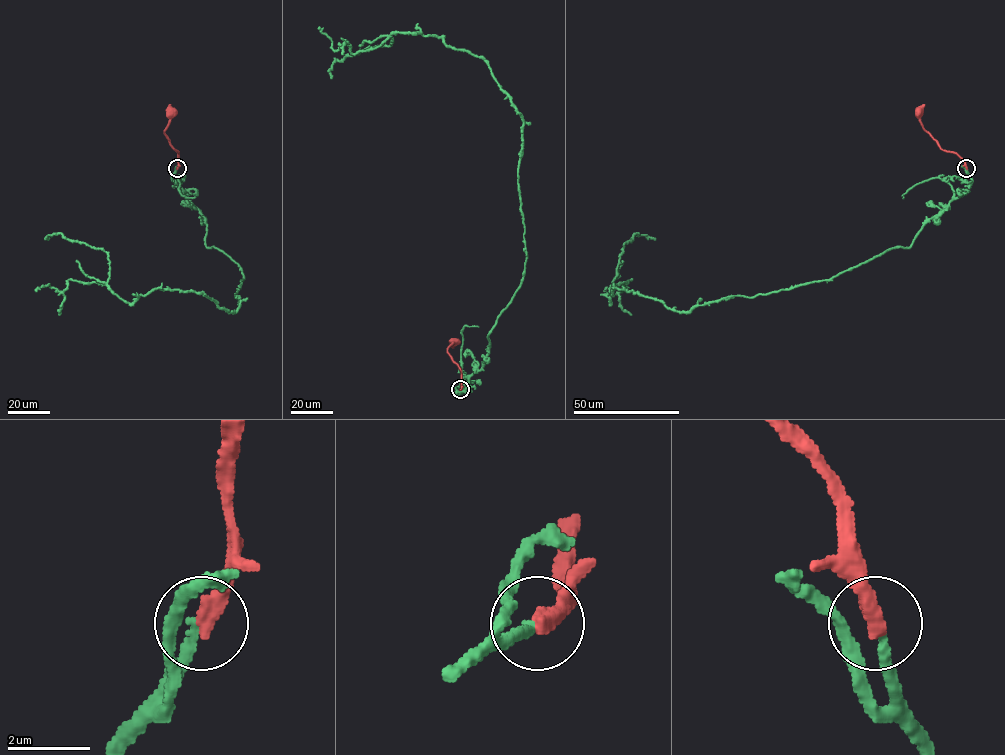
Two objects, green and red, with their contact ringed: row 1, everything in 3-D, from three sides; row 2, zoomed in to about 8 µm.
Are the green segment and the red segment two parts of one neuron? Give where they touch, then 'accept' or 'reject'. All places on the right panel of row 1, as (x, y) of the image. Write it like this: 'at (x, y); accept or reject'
at (966, 168); reject

